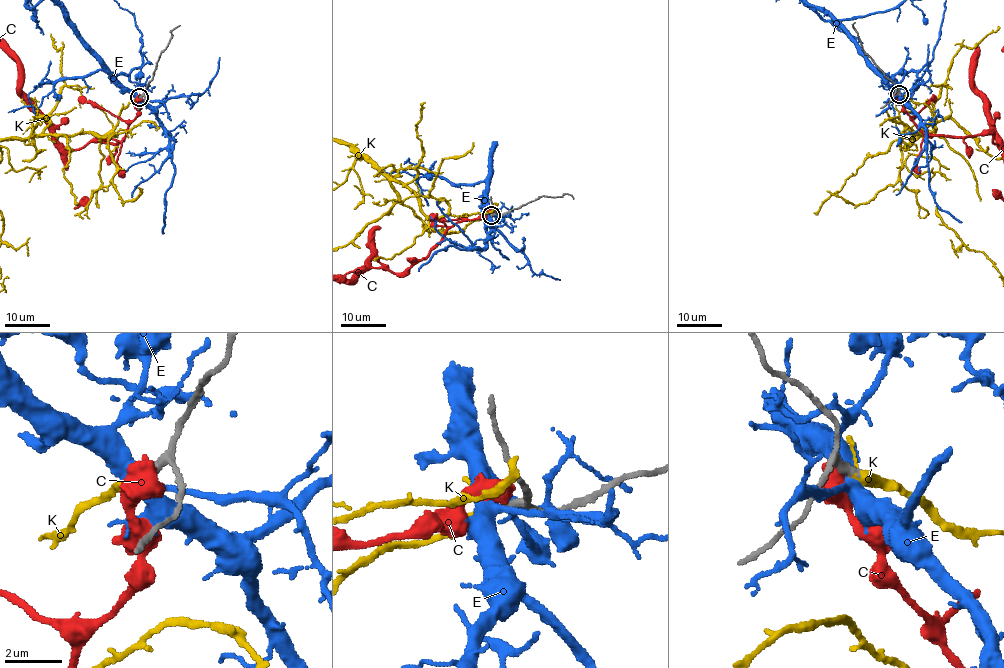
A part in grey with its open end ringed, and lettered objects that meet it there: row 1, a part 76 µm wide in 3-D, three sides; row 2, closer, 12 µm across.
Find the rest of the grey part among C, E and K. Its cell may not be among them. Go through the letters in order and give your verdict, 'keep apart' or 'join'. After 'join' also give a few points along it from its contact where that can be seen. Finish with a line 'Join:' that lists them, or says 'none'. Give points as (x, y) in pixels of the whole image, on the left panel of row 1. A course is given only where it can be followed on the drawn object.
C: keep apart
E: keep apart
K: join
Join: K

